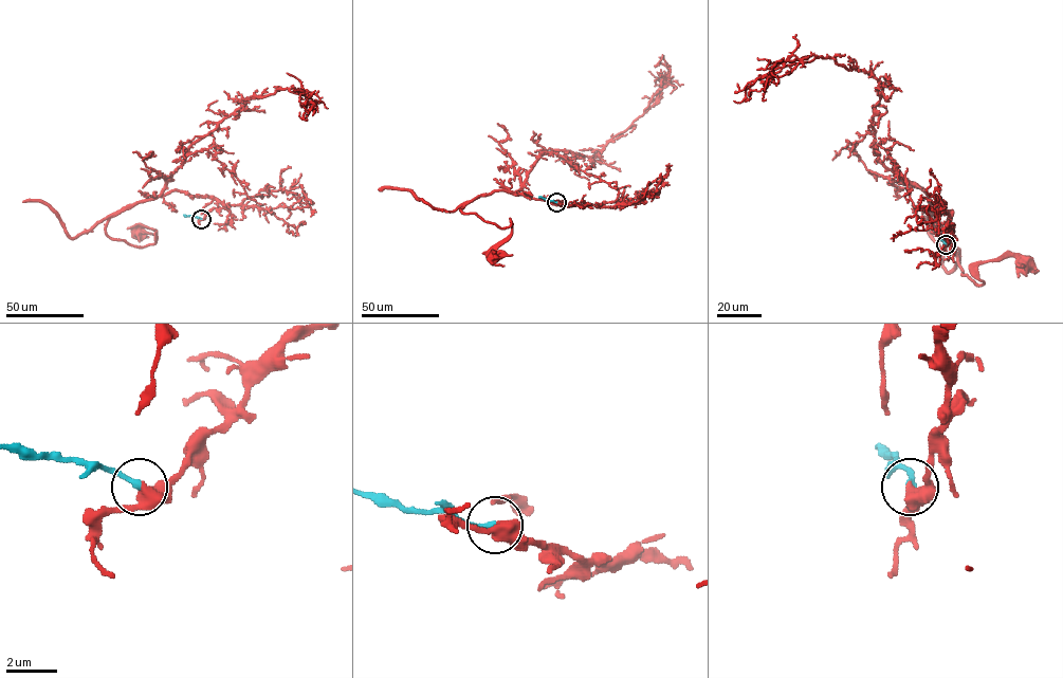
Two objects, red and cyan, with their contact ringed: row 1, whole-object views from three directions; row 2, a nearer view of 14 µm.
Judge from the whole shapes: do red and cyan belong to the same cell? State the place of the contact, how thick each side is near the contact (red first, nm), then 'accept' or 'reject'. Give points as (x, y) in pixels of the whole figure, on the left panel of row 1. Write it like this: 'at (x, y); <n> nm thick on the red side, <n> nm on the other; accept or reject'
at (201, 219); 480 nm thick on the red side, 240 nm on the other; accept

